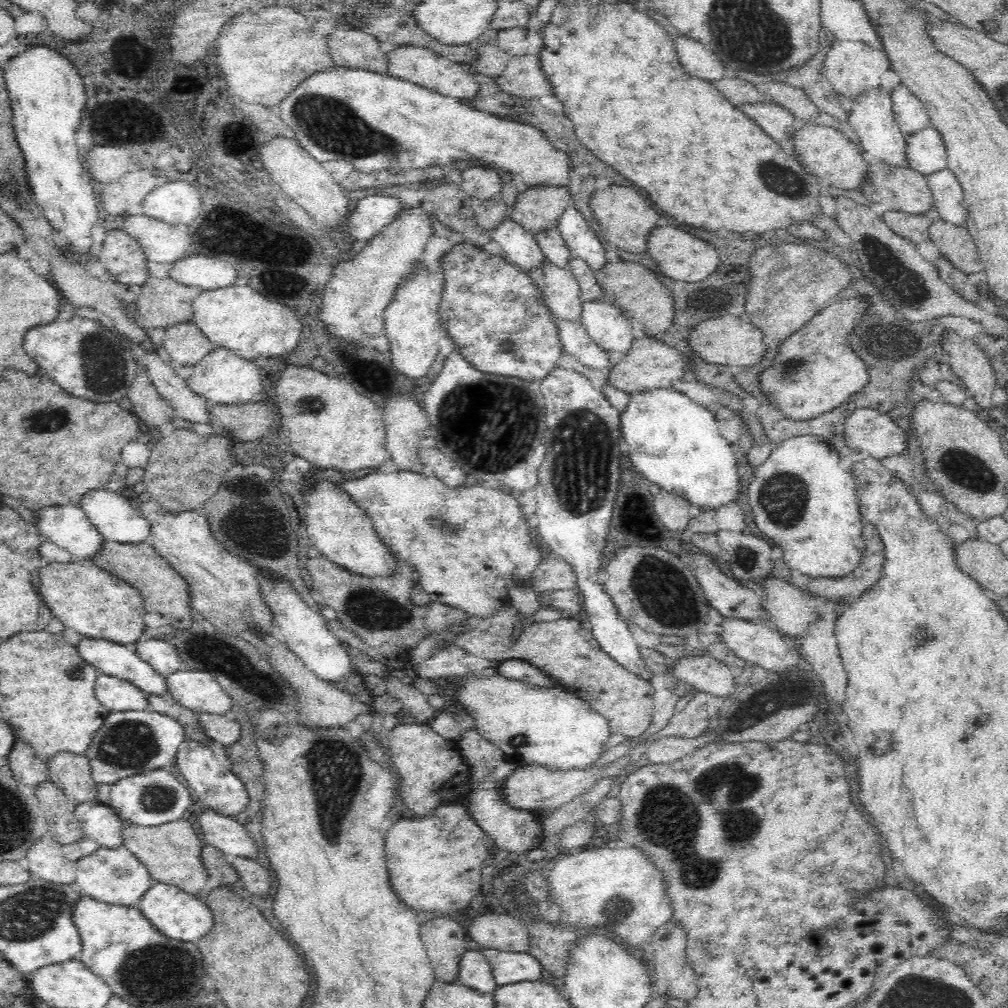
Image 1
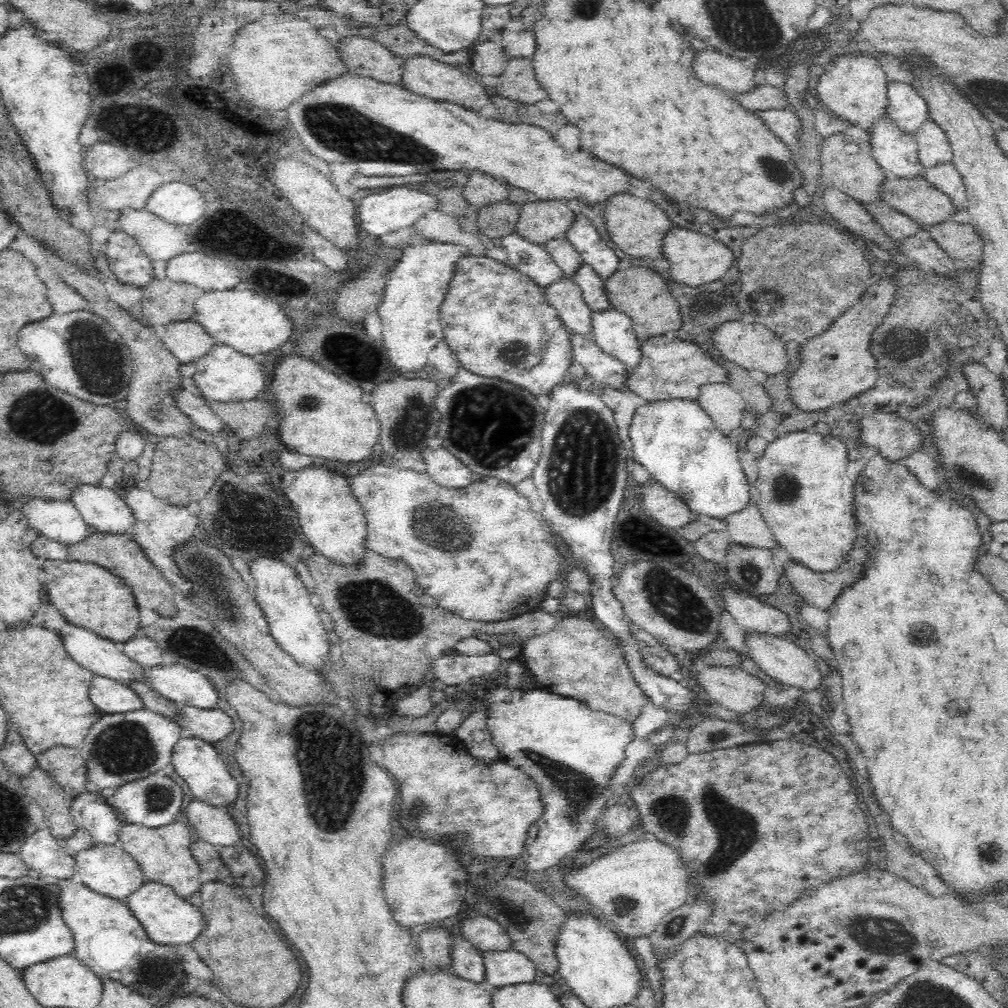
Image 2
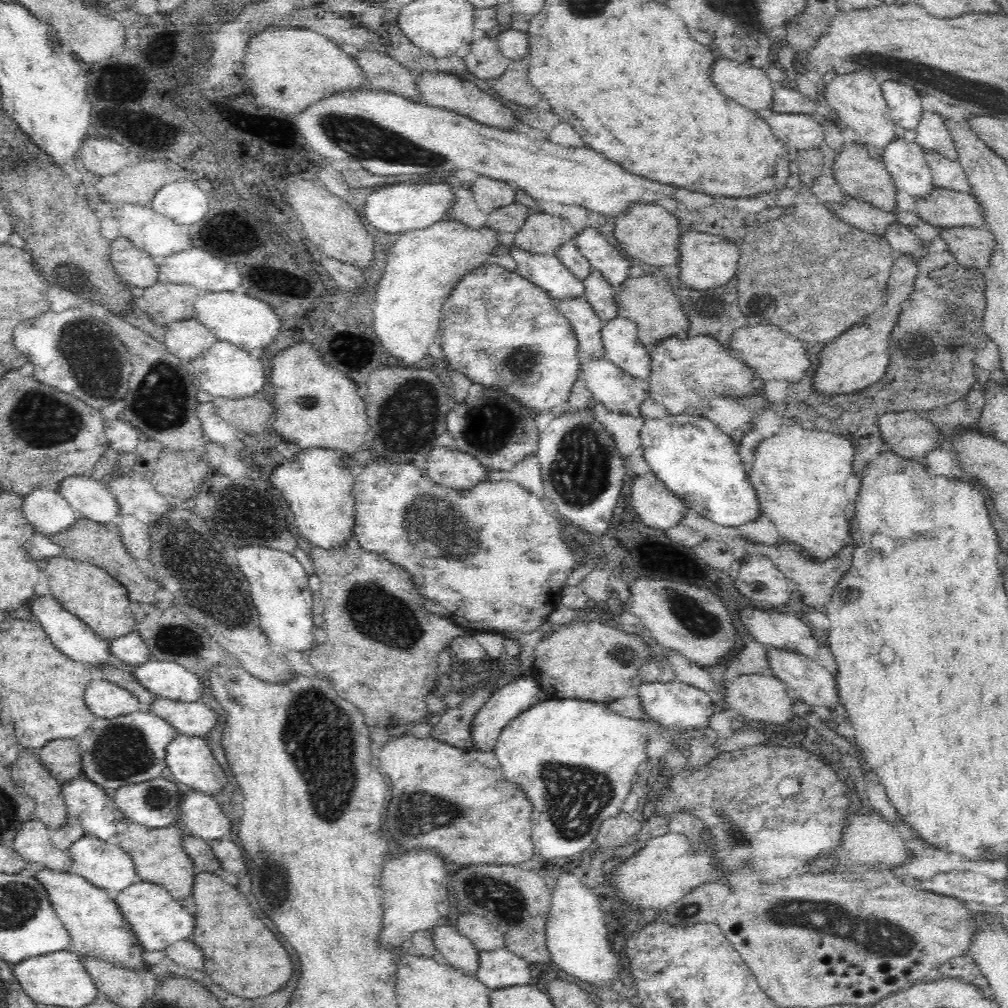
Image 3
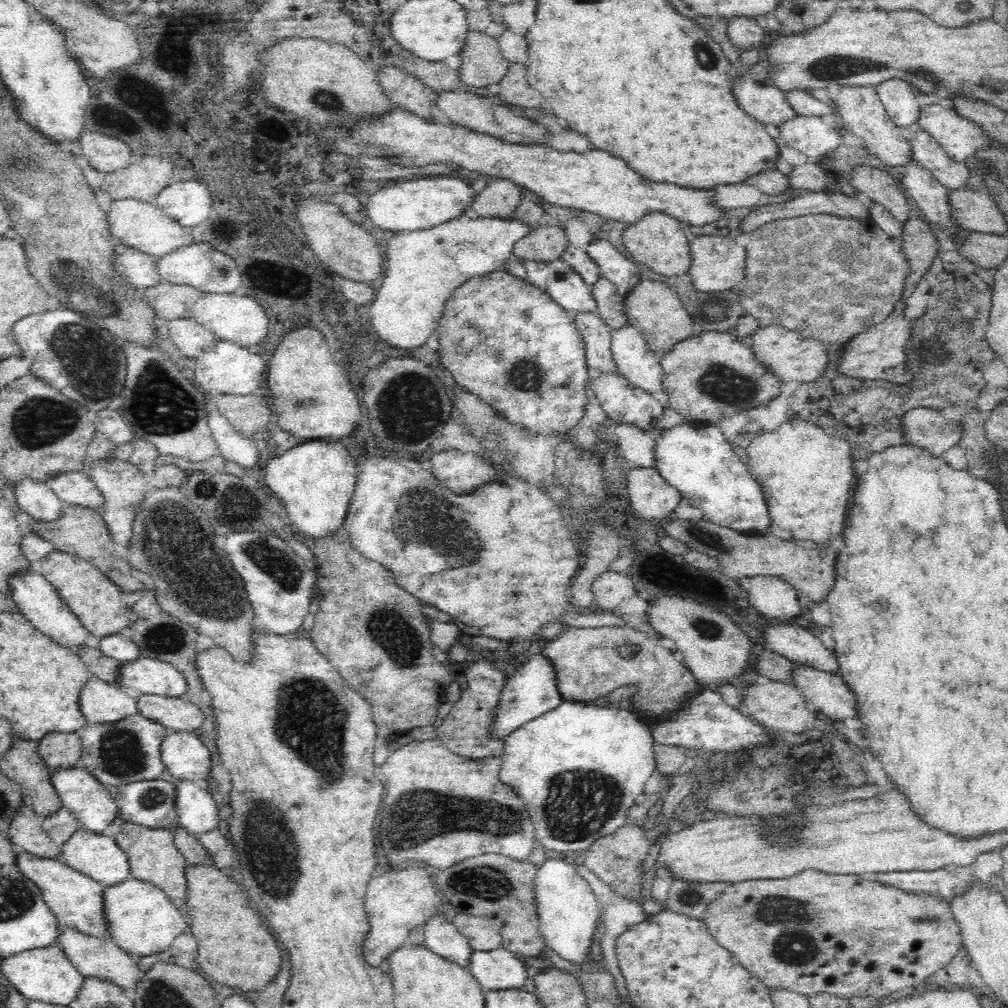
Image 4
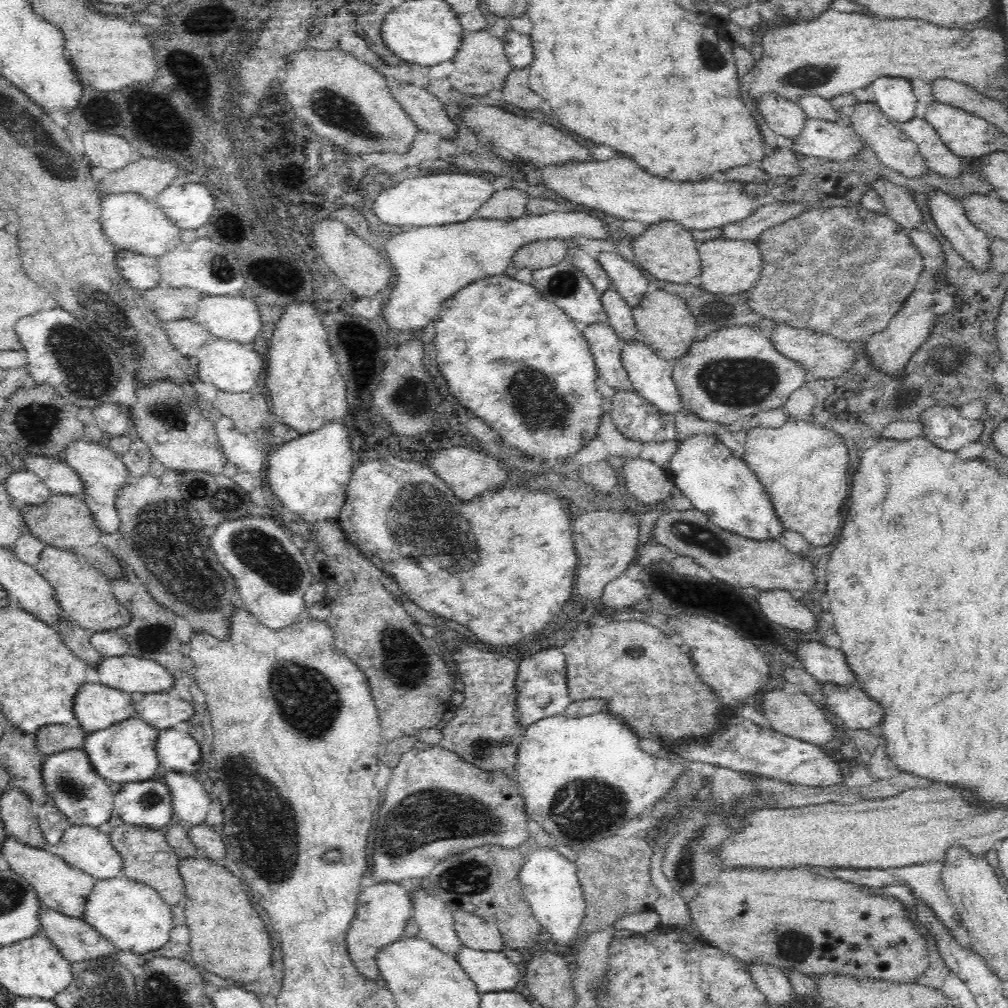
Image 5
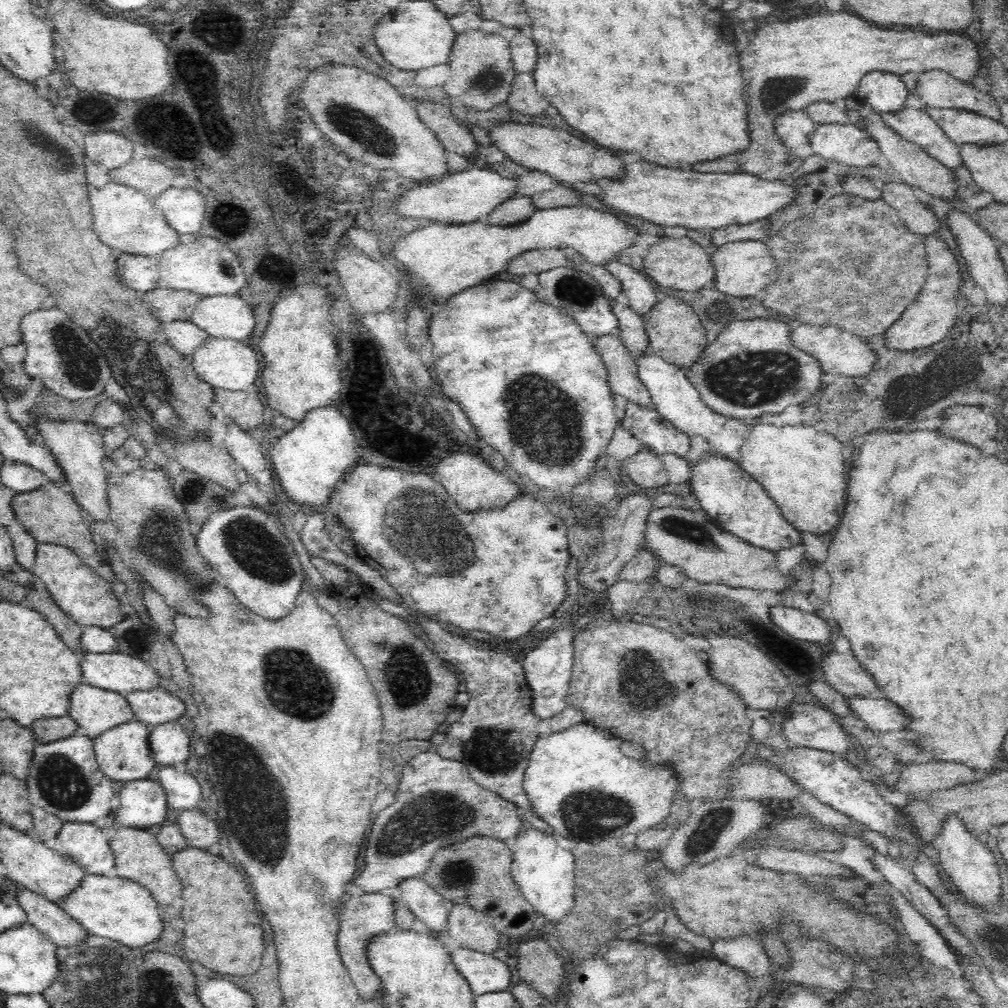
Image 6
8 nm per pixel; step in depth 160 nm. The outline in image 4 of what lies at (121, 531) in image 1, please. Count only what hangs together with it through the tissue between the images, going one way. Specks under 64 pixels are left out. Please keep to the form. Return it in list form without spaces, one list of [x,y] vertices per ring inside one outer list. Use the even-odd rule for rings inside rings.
[[[66,472],[52,476],[46,484],[63,500],[64,504],[74,507],[91,508],[101,512],[104,506],[104,495],[96,483],[81,472]]]

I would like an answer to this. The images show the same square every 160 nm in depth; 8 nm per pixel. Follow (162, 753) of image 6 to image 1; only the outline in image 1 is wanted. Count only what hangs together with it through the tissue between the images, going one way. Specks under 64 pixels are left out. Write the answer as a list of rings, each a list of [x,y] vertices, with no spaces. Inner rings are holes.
[[[186,741],[180,745],[174,763],[188,782],[188,786],[198,796],[199,804],[204,805],[205,808],[230,817],[237,816],[246,810],[250,797],[243,781],[231,769],[224,767],[210,748],[203,746],[202,743]]]

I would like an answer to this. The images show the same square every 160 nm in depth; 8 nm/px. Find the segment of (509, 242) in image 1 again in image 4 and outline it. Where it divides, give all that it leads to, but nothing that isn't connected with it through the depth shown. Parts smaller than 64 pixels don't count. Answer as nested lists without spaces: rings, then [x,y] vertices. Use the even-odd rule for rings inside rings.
[[[561,258],[553,261],[521,259],[530,284],[548,292],[560,306],[576,314],[578,311],[596,311],[592,289],[584,279]]]

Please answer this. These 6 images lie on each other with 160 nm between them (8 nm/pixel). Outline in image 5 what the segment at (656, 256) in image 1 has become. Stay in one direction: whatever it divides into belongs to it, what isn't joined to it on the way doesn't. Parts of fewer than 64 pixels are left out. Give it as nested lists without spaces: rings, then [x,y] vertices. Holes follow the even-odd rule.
[[[720,237],[698,242],[701,271],[697,279],[699,290],[711,294],[738,294],[757,283],[761,273],[762,256],[756,241]]]

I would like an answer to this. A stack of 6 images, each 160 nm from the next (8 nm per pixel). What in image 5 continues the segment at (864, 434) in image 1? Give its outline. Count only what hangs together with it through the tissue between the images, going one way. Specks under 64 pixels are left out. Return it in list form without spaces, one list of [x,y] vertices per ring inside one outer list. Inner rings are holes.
[[[932,405],[918,419],[925,439],[948,452],[976,442],[982,432],[981,419],[962,418],[956,405]]]

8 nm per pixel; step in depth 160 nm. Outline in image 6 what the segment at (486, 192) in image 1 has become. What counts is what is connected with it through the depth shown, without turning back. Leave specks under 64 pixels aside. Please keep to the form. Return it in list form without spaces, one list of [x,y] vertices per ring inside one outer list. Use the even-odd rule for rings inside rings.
[[[512,195],[508,200],[498,204],[488,216],[488,222],[495,225],[511,225],[525,221],[536,213],[531,197]]]

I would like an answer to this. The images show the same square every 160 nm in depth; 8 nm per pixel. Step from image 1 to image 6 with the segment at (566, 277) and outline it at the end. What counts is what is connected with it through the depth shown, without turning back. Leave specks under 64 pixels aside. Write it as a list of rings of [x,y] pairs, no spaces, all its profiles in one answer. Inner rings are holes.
[[[604,333],[593,342],[607,370],[607,383],[613,394],[625,396],[627,400],[652,406],[648,389],[638,380],[635,358],[629,356],[618,333]]]

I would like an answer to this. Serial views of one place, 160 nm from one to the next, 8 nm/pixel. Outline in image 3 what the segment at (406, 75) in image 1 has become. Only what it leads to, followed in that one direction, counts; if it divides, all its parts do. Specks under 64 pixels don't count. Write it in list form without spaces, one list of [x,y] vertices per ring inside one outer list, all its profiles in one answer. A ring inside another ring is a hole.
[[[421,72],[417,74],[417,98],[419,104],[431,105],[436,108],[448,108],[453,112],[462,113],[463,116],[472,117],[482,124],[492,125],[495,128],[513,129],[514,124],[518,124],[512,112],[503,106],[497,97],[491,96],[487,92],[482,92],[476,84],[470,80],[464,80],[455,73],[446,72]]]

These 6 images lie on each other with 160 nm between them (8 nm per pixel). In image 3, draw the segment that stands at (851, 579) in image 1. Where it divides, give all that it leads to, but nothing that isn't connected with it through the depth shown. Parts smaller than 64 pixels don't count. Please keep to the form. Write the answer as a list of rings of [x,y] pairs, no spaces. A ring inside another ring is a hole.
[[[783,541],[775,546],[753,545],[749,552],[745,554],[745,557],[750,558],[750,556],[756,556],[756,554],[768,556],[775,563],[775,566],[791,583],[792,588],[800,592],[805,604],[816,609],[824,609],[831,601],[834,589],[850,571],[850,567],[852,567],[854,548],[848,546],[848,548],[840,550],[836,557],[826,561],[818,561],[804,553],[804,550],[798,548],[796,544]]]

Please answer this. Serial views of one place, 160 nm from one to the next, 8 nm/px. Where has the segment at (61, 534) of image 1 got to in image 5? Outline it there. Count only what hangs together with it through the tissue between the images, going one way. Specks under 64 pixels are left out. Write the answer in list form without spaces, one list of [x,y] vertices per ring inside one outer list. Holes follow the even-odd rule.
[[[30,470],[26,472],[12,472],[8,476],[6,488],[13,499],[28,507],[46,504],[52,494],[51,490],[44,486],[40,477]]]

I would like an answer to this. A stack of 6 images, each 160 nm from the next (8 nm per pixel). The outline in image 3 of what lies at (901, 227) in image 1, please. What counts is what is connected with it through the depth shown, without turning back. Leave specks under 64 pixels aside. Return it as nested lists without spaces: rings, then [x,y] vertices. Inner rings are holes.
[[[852,196],[847,198],[846,203],[827,204],[827,206],[848,225],[859,228],[863,234],[877,238],[885,236],[888,228],[898,223],[897,212],[887,213]]]

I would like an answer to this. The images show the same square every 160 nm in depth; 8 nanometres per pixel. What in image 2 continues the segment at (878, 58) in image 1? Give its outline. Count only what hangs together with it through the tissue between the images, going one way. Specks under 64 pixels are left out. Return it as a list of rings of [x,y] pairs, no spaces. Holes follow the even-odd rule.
[[[847,51],[838,54],[826,68],[817,84],[817,95],[831,113],[868,133],[875,120],[887,112],[888,84],[877,57]]]

